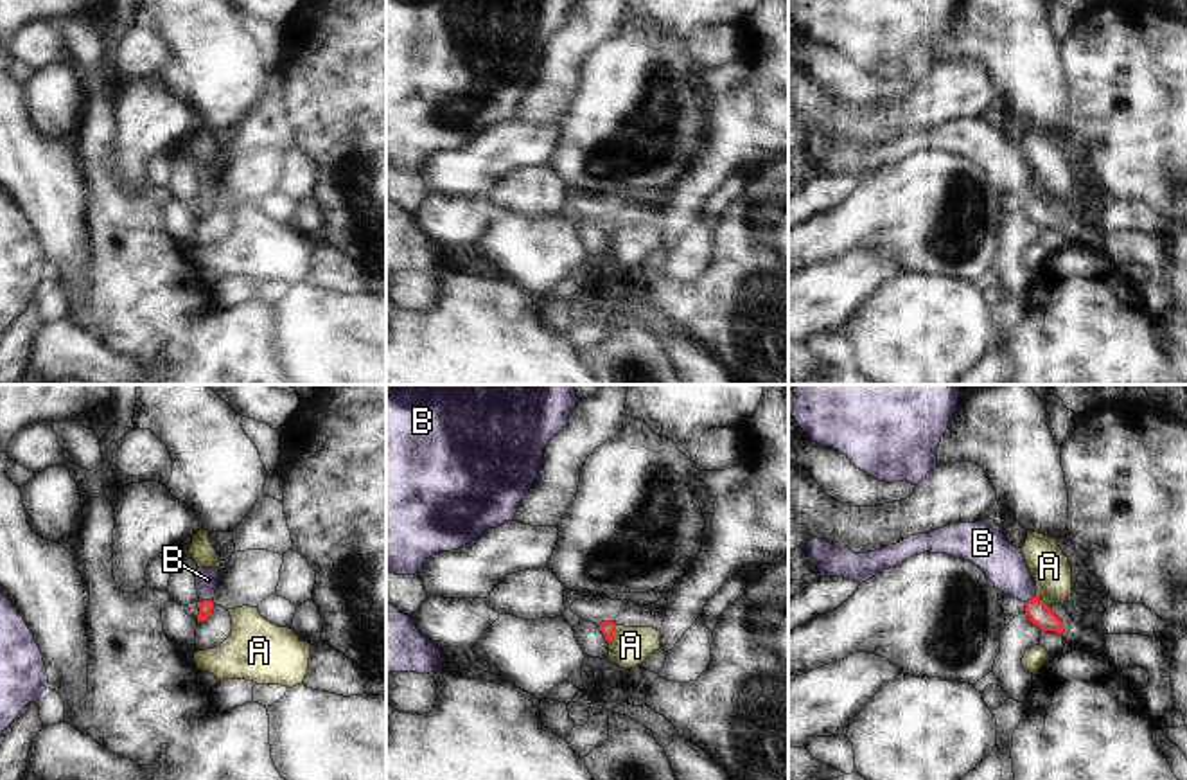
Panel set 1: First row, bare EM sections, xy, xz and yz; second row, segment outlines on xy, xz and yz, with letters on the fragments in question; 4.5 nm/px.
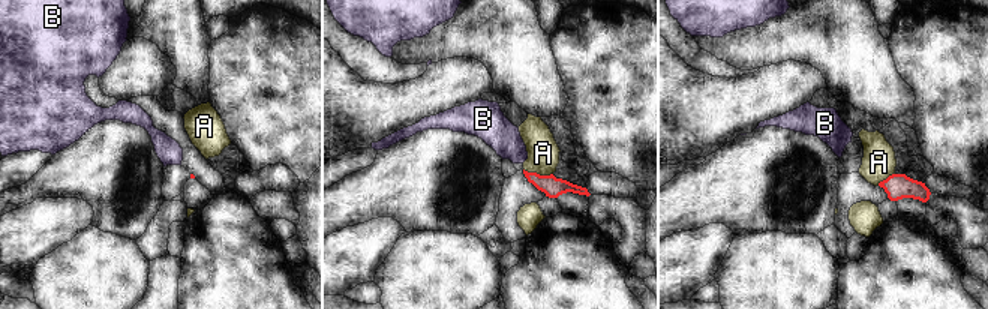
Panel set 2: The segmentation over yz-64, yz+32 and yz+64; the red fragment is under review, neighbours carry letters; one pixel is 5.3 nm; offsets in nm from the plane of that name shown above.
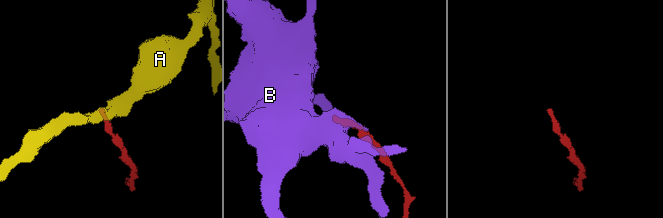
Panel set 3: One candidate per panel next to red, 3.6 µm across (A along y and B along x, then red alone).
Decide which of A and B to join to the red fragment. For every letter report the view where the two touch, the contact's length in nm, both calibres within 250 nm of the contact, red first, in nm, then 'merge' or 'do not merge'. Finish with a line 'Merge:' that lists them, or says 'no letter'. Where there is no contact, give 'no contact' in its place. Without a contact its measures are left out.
A: xz | 90 nm | 60/180 nm | do not merge
B: xy | 60 nm | 60/110 nm | merge
Merge: B

